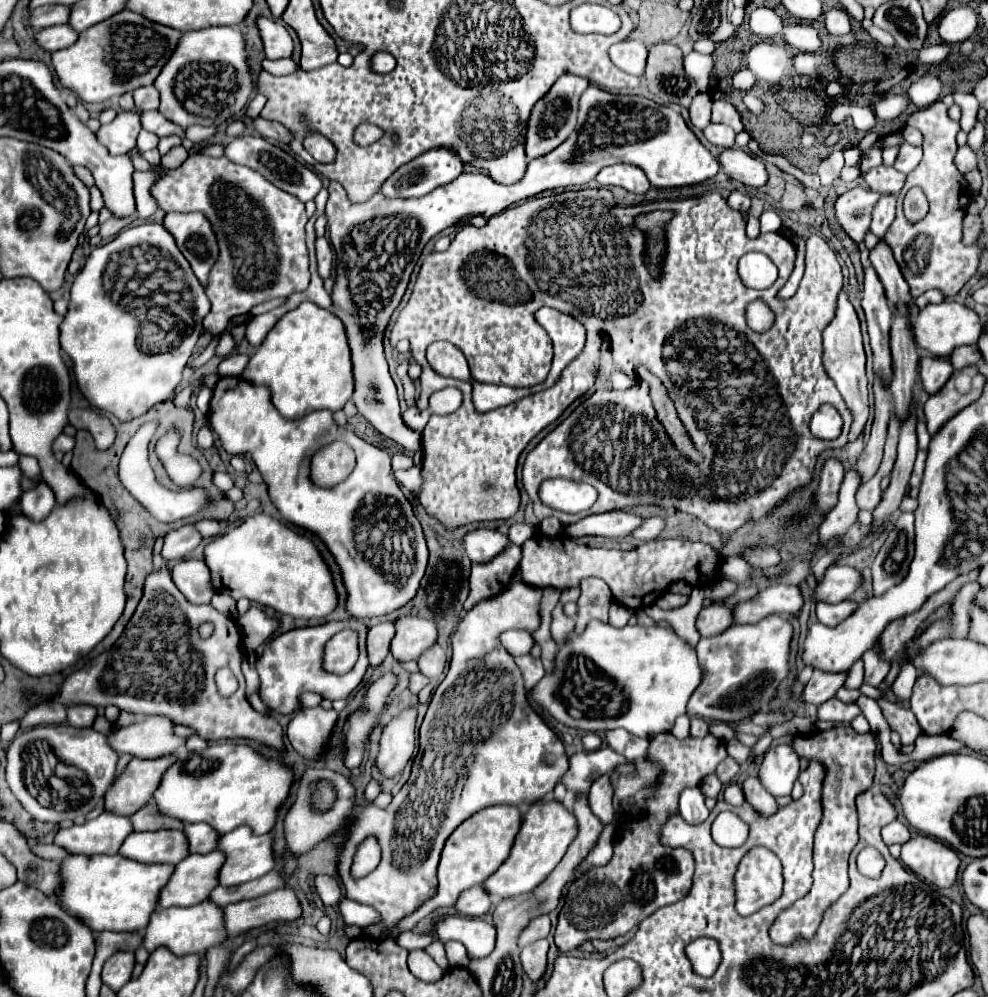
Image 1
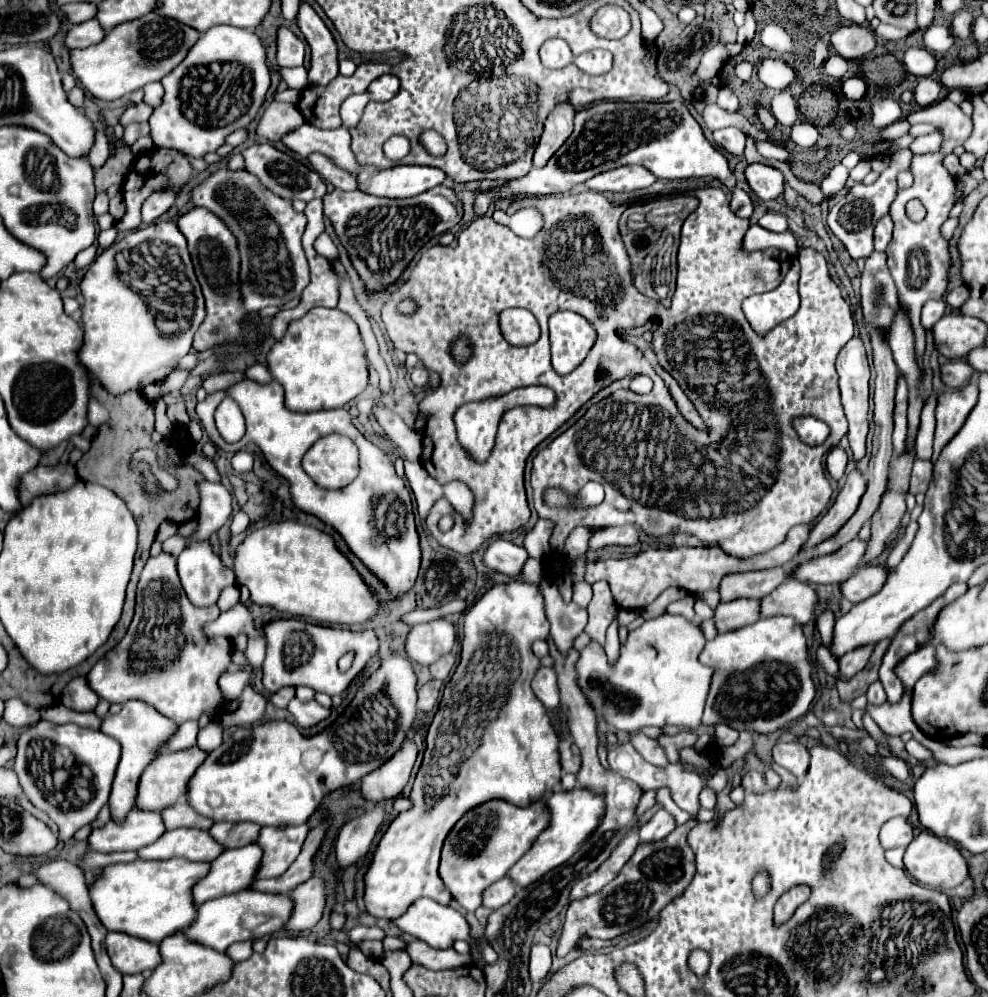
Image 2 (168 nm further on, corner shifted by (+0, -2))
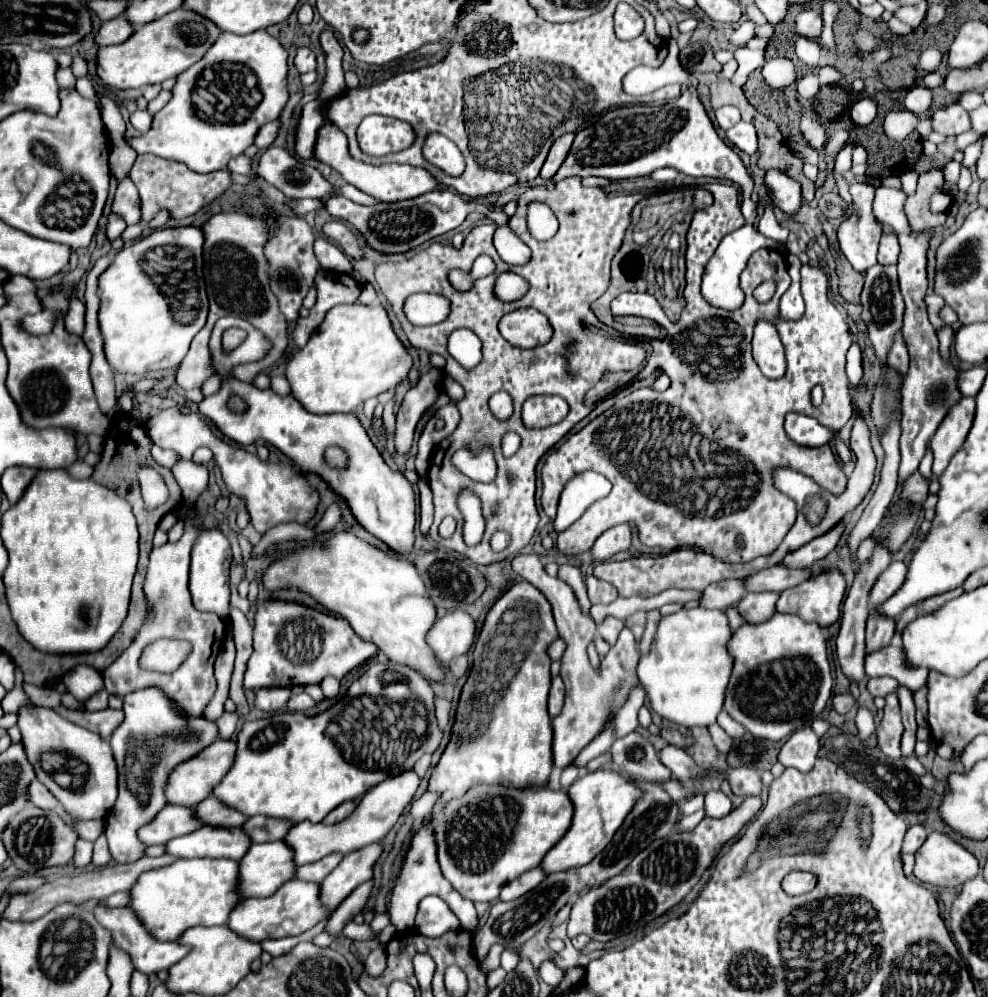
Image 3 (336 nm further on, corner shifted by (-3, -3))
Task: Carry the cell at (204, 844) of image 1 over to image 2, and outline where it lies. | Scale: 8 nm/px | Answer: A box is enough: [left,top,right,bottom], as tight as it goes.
[208,822,260,848]

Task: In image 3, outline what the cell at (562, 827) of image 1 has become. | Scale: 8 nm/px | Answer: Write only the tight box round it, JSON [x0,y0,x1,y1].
[541,767,643,873]

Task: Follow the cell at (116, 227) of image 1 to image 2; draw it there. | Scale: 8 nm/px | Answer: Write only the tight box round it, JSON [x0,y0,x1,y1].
[114,148,192,232]

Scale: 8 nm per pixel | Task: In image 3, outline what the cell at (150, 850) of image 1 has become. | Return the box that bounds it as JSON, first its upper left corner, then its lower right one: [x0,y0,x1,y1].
[167,827,251,859]

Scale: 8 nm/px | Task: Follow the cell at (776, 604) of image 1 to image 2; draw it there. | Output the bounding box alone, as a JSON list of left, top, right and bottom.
[760,580,816,624]

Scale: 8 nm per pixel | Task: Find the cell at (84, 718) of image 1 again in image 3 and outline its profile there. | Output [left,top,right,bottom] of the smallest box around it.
[63,665,103,703]

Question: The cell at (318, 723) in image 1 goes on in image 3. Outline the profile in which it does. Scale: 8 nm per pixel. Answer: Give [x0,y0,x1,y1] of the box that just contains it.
[287,691,315,711]

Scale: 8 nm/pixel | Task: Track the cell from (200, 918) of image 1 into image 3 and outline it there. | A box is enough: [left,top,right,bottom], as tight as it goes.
[227,881,329,941]

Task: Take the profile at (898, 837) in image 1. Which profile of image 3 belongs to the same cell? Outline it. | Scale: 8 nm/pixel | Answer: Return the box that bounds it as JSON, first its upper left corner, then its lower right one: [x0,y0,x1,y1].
[903,825,927,853]

